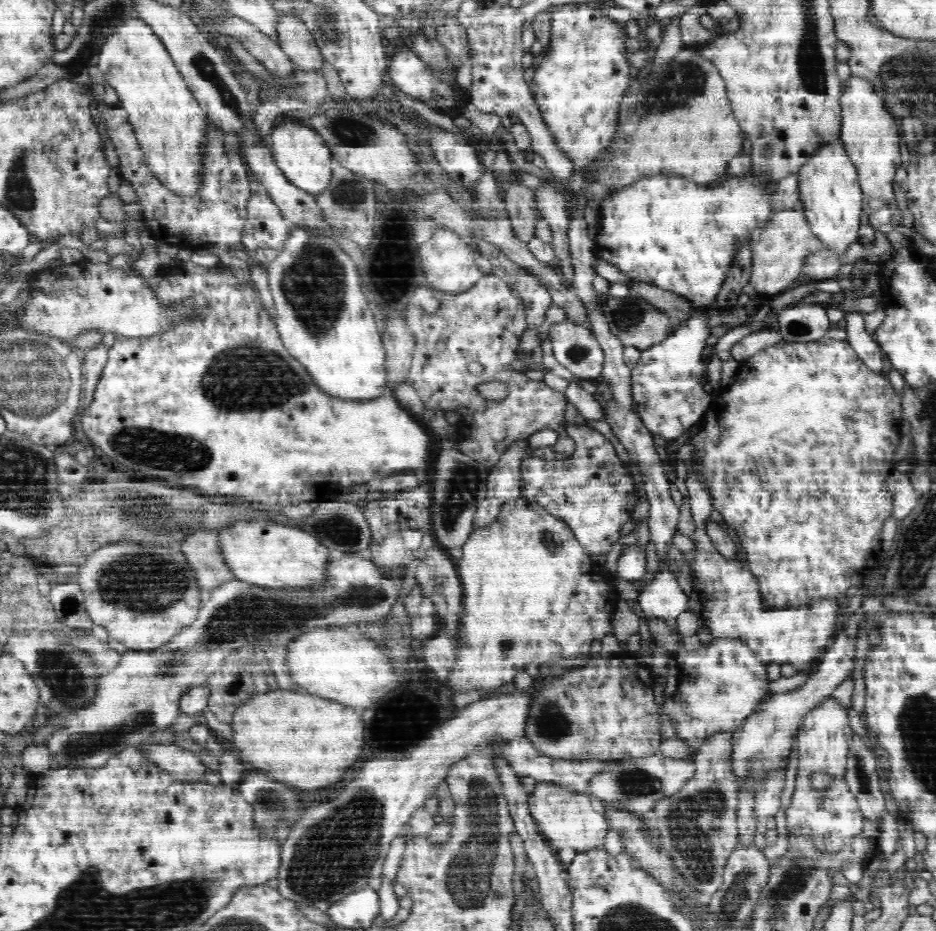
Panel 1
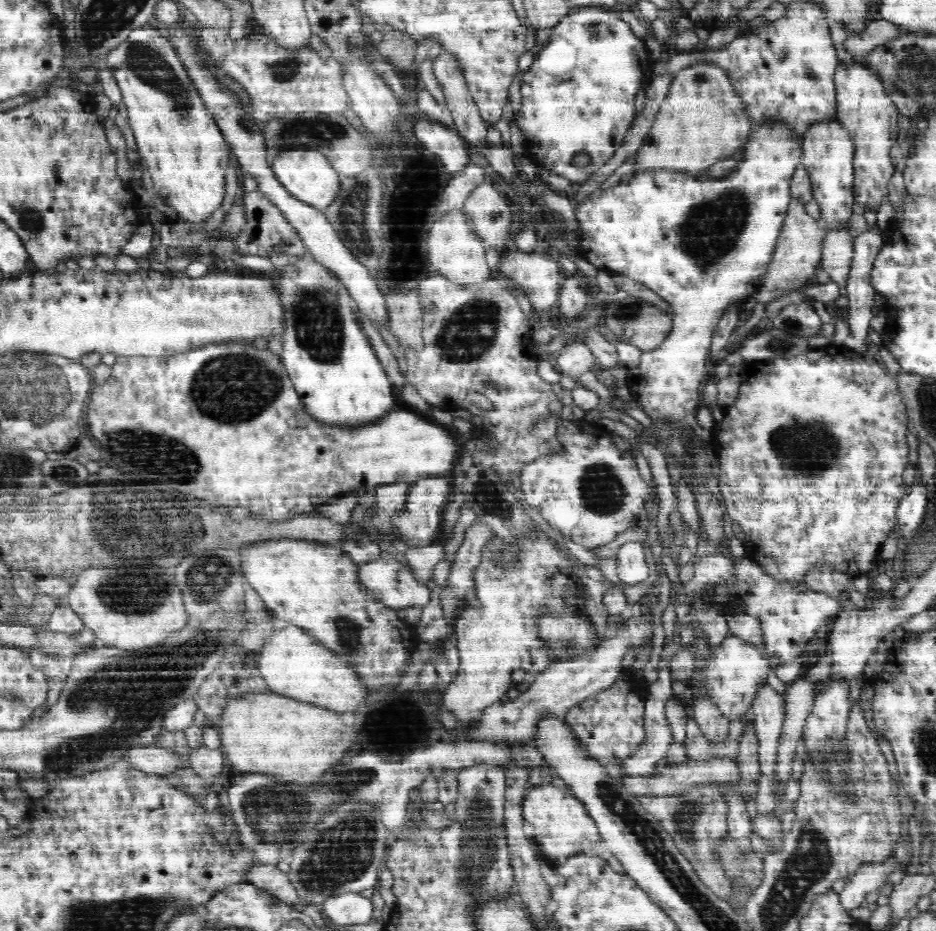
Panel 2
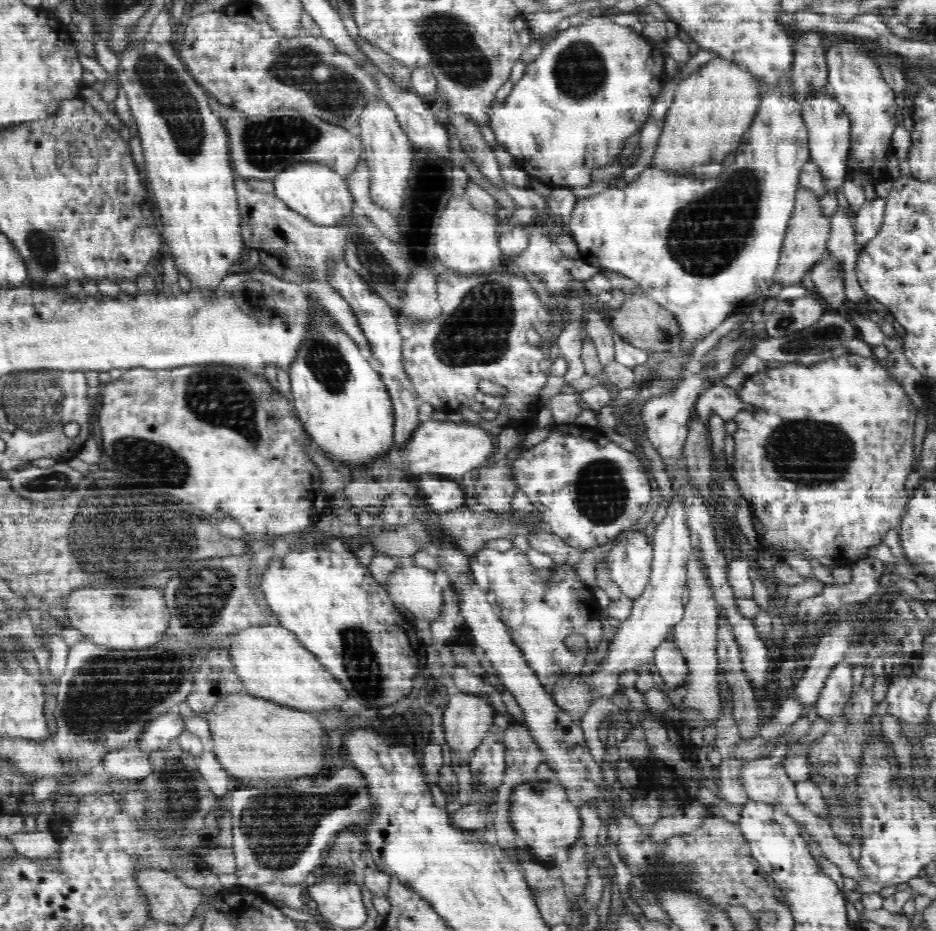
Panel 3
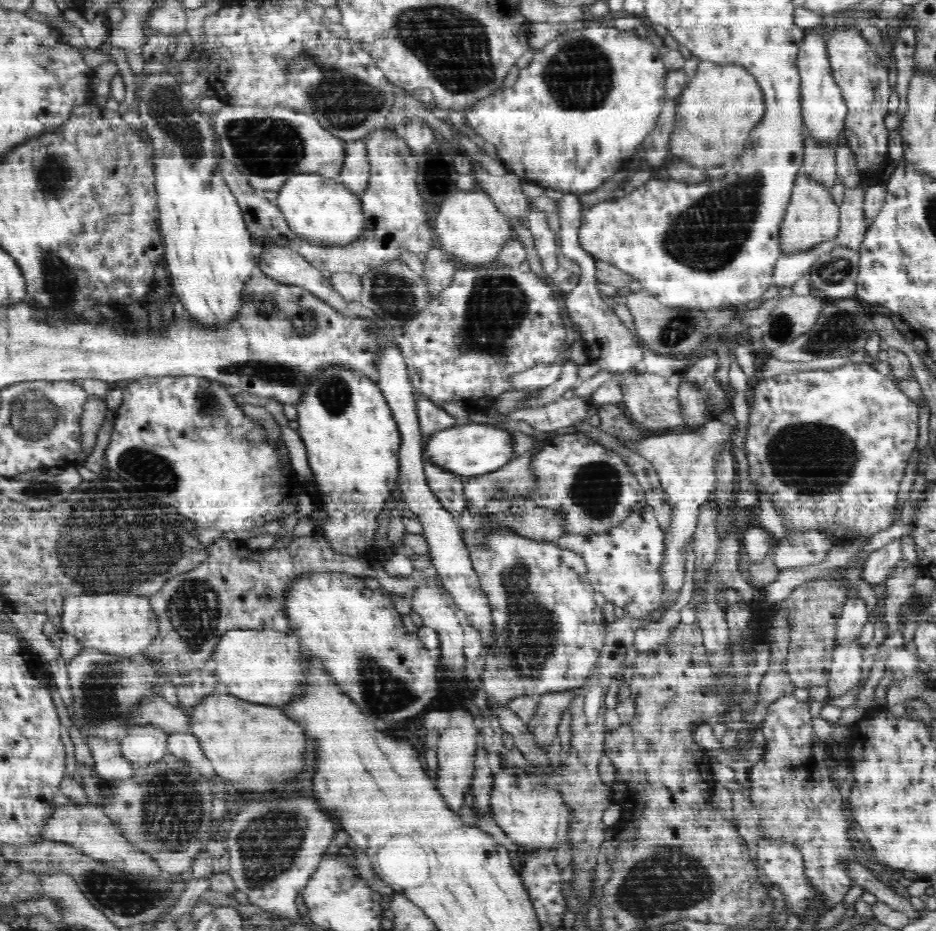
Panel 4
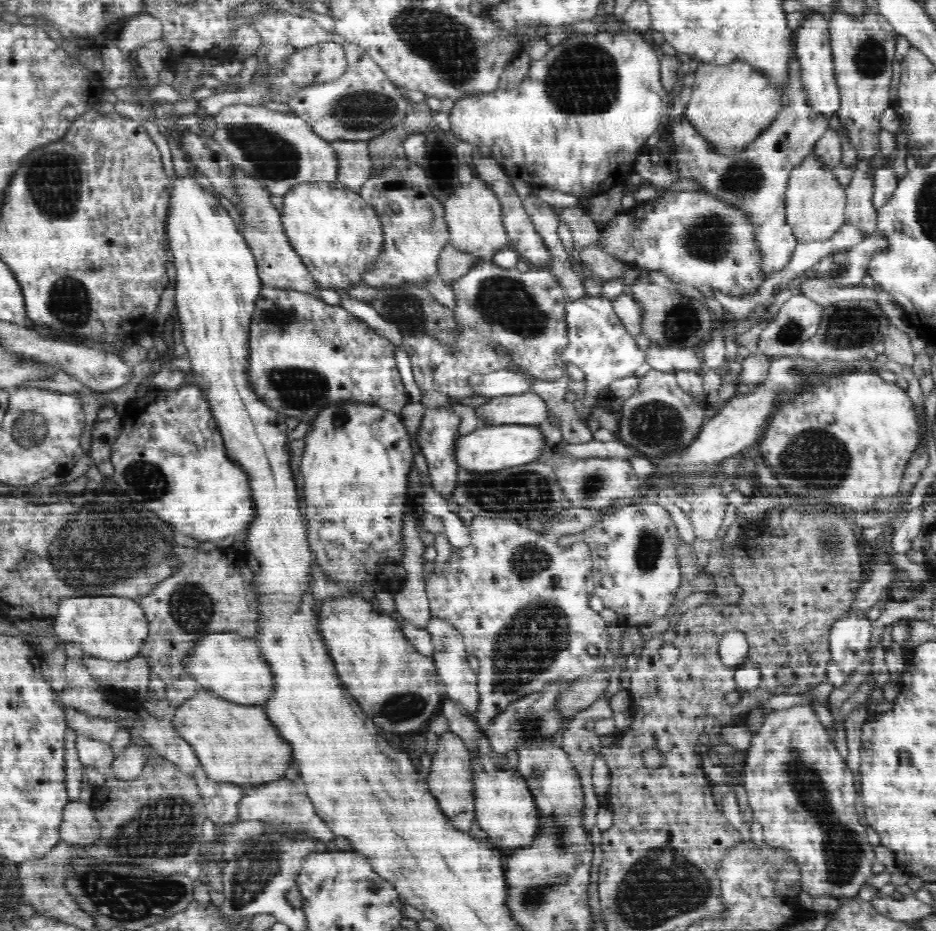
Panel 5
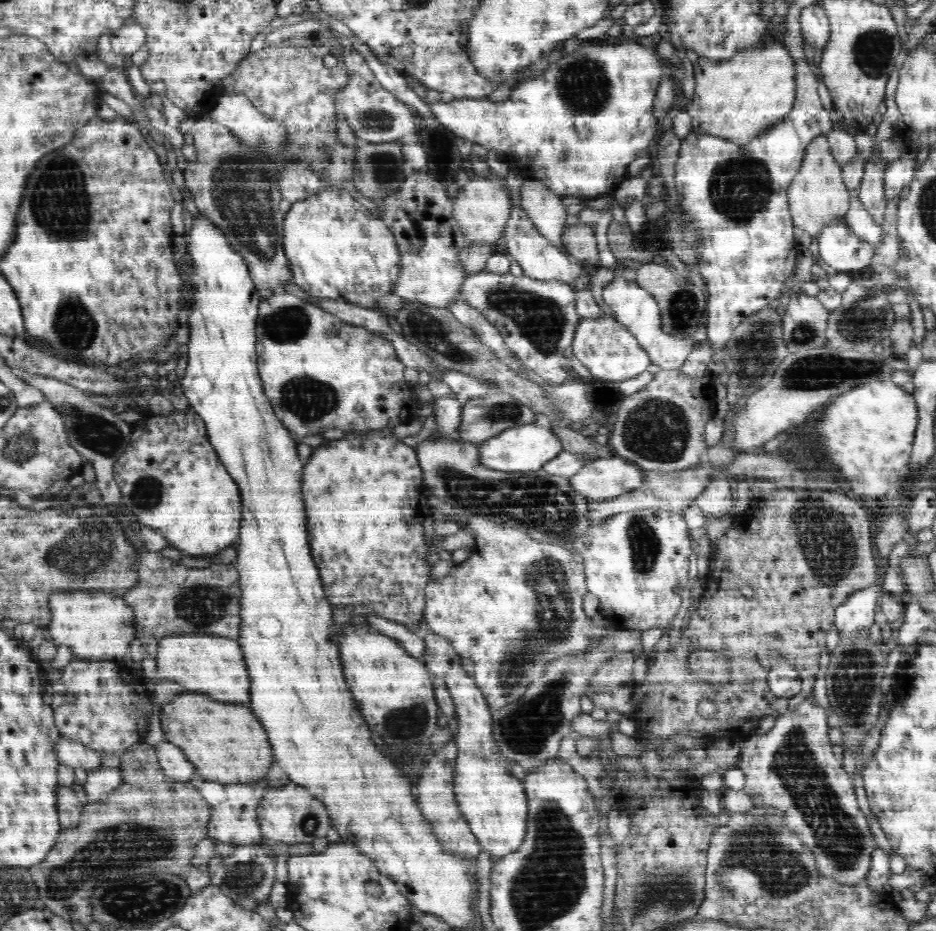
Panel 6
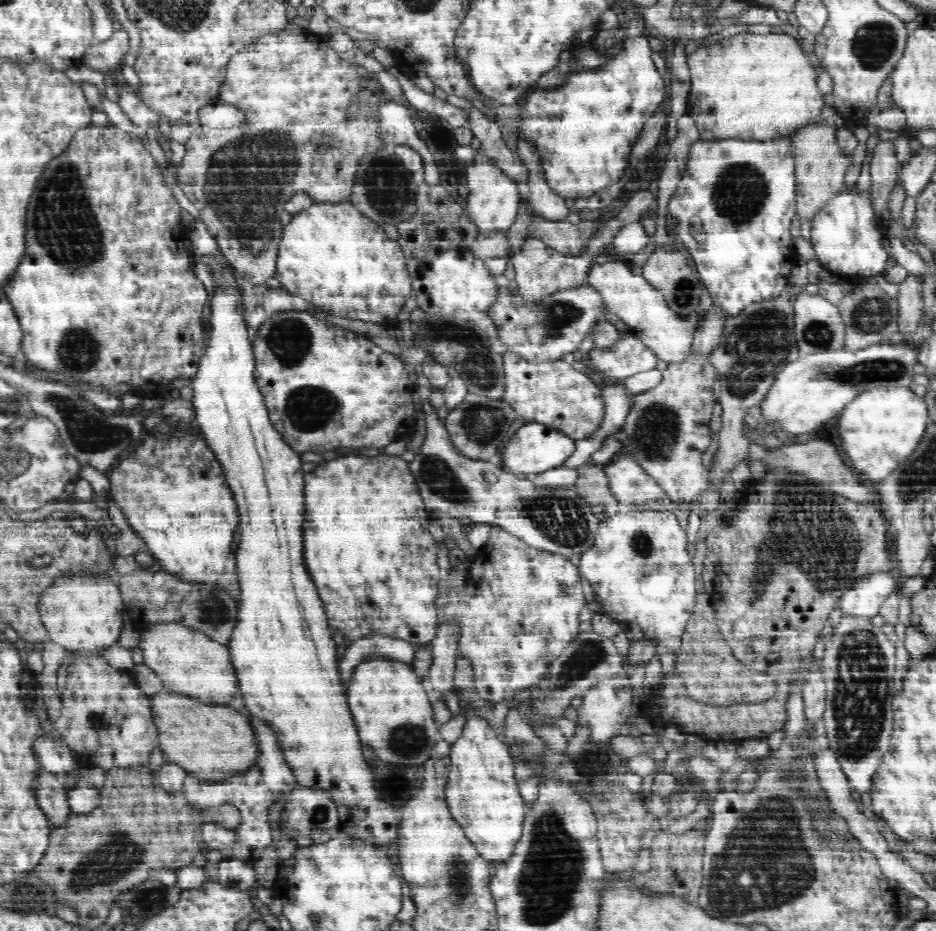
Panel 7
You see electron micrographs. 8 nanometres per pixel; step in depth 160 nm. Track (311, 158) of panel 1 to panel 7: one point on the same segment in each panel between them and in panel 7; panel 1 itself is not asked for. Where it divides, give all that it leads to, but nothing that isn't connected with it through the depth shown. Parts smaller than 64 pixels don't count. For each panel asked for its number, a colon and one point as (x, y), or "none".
2: (307, 174)
3: (312, 189)
4: (322, 210)
5: (337, 234)
6: (336, 248)
7: (331, 256)

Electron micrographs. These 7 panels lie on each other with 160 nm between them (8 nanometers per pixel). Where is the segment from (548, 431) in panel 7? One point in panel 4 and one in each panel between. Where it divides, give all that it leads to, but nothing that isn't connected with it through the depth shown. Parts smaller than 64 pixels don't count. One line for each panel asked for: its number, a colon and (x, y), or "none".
4: (471, 448)
5: (489, 448)
6: (526, 447)

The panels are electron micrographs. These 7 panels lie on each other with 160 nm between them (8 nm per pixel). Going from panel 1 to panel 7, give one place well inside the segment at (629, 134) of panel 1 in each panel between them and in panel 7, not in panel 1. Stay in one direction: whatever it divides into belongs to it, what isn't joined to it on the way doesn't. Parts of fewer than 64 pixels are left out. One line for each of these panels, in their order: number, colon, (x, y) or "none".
2: (702, 120)
3: (712, 109)
4: (719, 105)
5: (730, 105)
6: (737, 99)
7: (750, 86)

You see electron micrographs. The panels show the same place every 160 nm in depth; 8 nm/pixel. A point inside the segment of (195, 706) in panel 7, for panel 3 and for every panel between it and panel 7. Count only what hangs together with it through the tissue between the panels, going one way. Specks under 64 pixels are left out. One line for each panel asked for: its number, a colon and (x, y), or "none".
3: (255, 736)
4: (239, 738)
5: (235, 743)
6: (226, 743)

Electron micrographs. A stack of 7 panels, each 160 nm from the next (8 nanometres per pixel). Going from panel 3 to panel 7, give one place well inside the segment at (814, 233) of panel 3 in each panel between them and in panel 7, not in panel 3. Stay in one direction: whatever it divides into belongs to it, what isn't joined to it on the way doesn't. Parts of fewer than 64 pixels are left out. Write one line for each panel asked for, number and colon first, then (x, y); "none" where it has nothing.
4: (812, 217)
5: (815, 198)
6: (817, 195)
7: (820, 167)

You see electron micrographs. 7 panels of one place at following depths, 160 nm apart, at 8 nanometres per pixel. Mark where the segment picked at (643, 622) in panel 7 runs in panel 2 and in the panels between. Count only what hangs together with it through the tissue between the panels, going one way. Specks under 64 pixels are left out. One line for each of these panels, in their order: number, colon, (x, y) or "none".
2: (632, 568)
3: (629, 561)
4: (623, 563)
5: (635, 561)
6: (636, 562)

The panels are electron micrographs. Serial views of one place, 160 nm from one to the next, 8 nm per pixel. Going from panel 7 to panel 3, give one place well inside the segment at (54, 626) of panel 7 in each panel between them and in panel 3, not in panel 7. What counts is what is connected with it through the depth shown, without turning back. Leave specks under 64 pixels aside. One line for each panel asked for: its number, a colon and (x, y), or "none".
3: (119, 617)
4: (117, 624)
5: (112, 628)
6: (99, 626)

